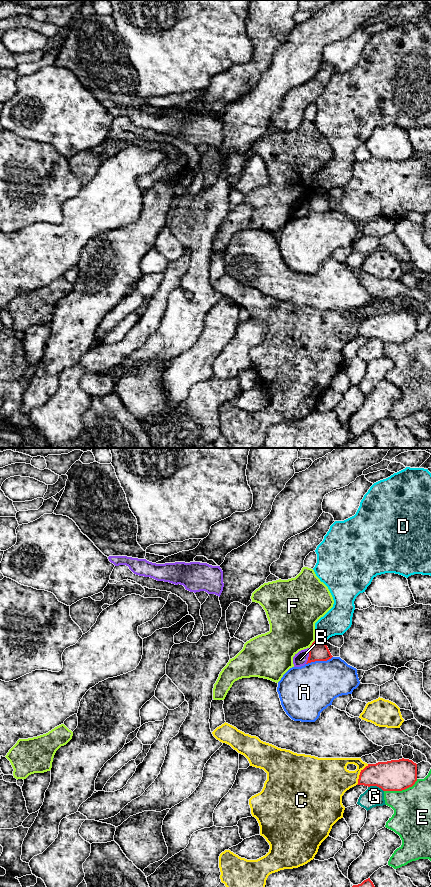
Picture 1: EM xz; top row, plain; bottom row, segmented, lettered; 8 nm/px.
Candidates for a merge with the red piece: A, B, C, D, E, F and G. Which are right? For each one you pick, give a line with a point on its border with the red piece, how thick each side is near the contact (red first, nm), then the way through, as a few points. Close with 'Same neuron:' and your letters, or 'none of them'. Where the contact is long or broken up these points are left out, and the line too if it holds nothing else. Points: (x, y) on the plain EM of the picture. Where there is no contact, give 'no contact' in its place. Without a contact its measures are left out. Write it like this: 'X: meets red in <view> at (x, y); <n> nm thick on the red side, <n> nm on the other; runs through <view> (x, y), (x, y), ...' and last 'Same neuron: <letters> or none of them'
Same neuron: none of them

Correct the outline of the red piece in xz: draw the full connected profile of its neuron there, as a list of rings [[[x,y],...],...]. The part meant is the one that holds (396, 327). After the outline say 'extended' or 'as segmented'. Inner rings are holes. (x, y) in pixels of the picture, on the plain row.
[[[409,311],[368,316],[361,322],[358,336],[377,338],[383,343],[402,343],[417,333],[417,316]]]; as segmented

